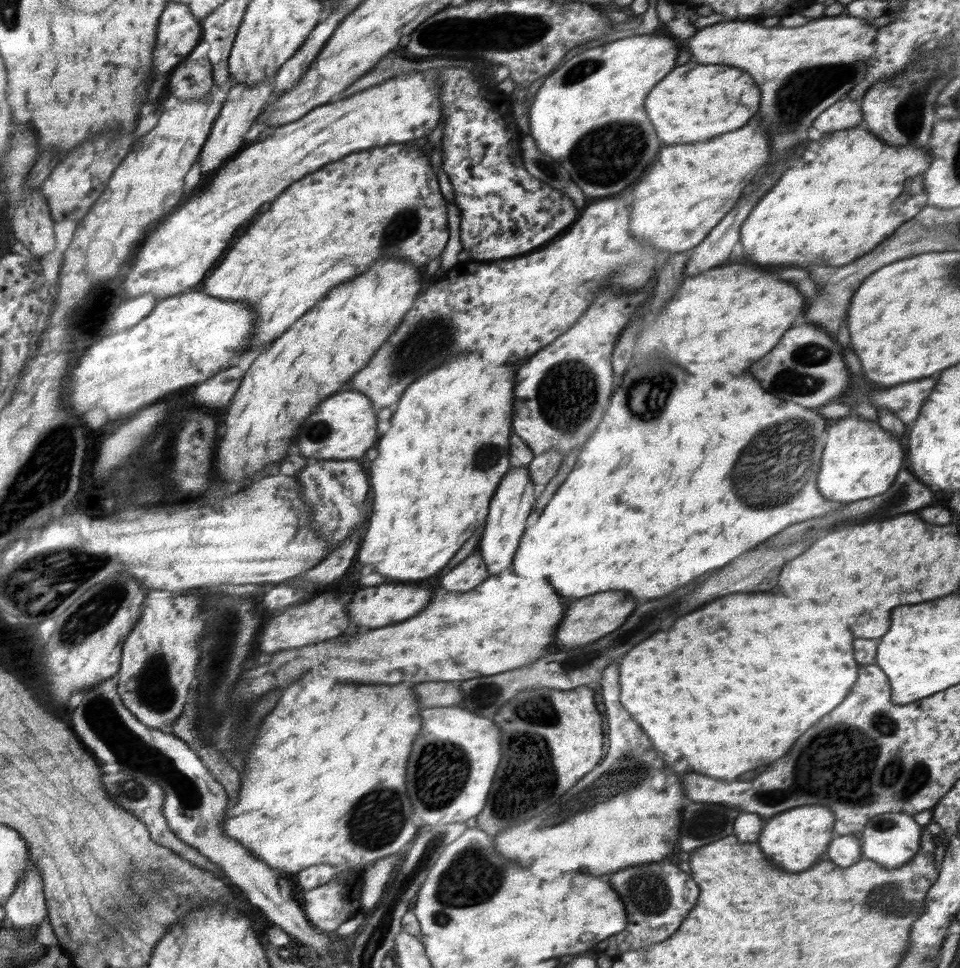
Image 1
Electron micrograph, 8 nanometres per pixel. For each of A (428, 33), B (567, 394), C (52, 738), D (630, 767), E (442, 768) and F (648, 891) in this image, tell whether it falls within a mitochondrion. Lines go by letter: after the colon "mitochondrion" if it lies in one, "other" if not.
A: mitochondrion
B: mitochondrion
C: other
D: mitochondrion
E: mitochondrion
F: mitochondrion

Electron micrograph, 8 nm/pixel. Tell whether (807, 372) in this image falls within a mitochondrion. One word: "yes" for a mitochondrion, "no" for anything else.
yes

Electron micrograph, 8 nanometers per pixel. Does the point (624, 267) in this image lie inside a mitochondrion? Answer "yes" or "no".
yes

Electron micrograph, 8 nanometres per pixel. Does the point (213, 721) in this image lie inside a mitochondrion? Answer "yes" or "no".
yes

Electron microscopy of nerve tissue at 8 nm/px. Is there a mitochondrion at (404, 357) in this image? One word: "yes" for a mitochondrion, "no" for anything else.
yes

